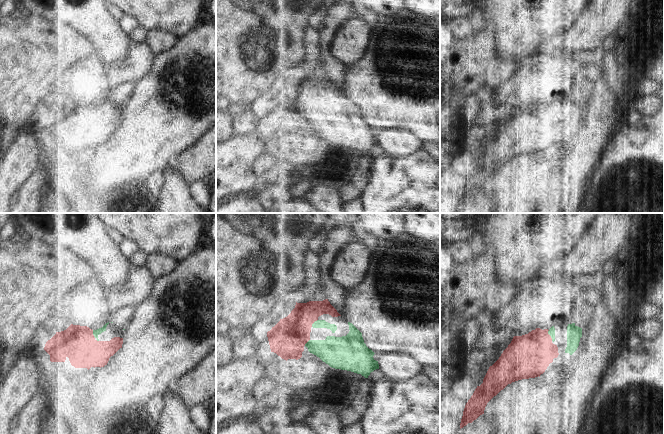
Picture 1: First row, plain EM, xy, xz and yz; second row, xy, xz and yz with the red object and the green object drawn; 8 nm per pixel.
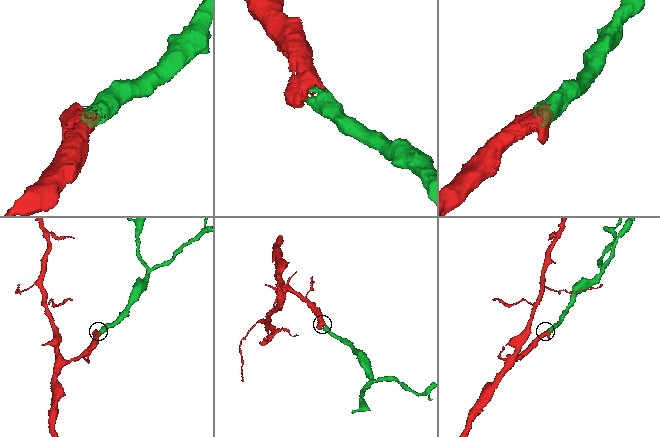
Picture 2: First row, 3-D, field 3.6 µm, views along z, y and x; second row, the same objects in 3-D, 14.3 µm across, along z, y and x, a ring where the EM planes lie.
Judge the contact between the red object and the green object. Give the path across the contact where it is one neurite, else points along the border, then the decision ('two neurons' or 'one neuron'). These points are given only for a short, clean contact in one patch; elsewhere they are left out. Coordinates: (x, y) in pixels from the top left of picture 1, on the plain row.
runs through yz (528, 132), (549, 111), (551, 108); one neuron

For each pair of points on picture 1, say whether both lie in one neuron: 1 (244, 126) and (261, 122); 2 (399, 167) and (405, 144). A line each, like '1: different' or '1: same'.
1: same
2: different

